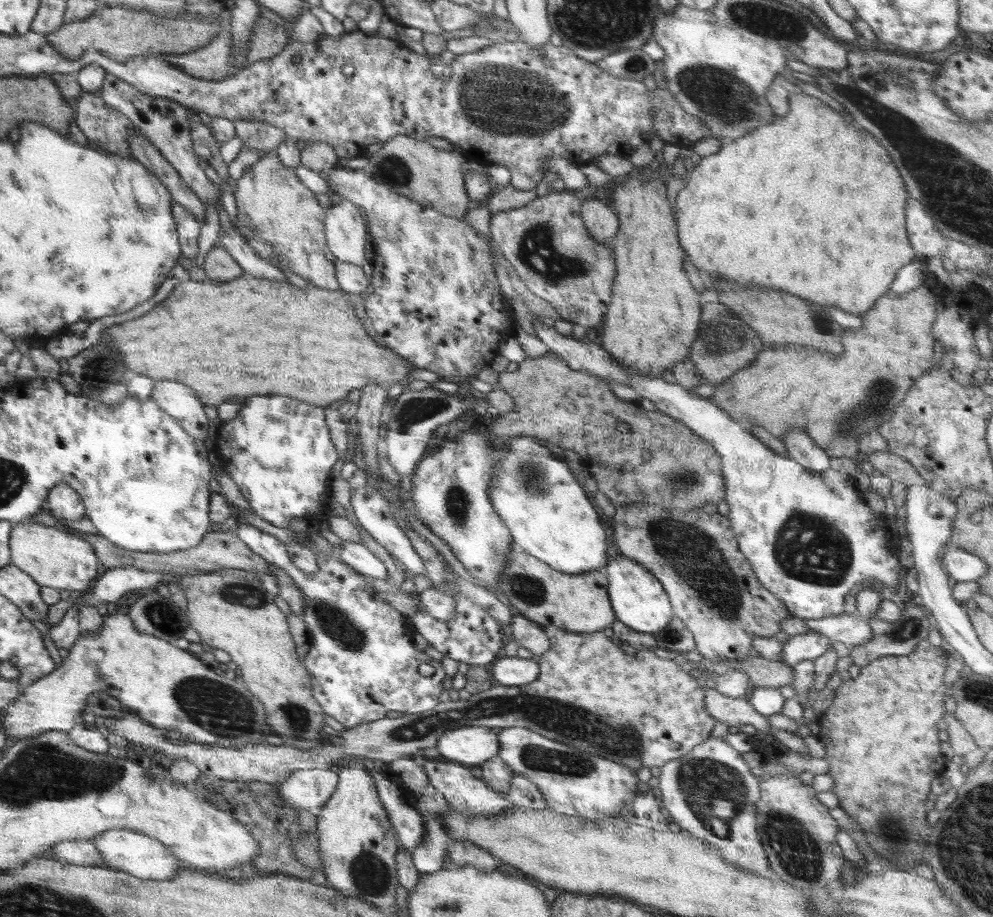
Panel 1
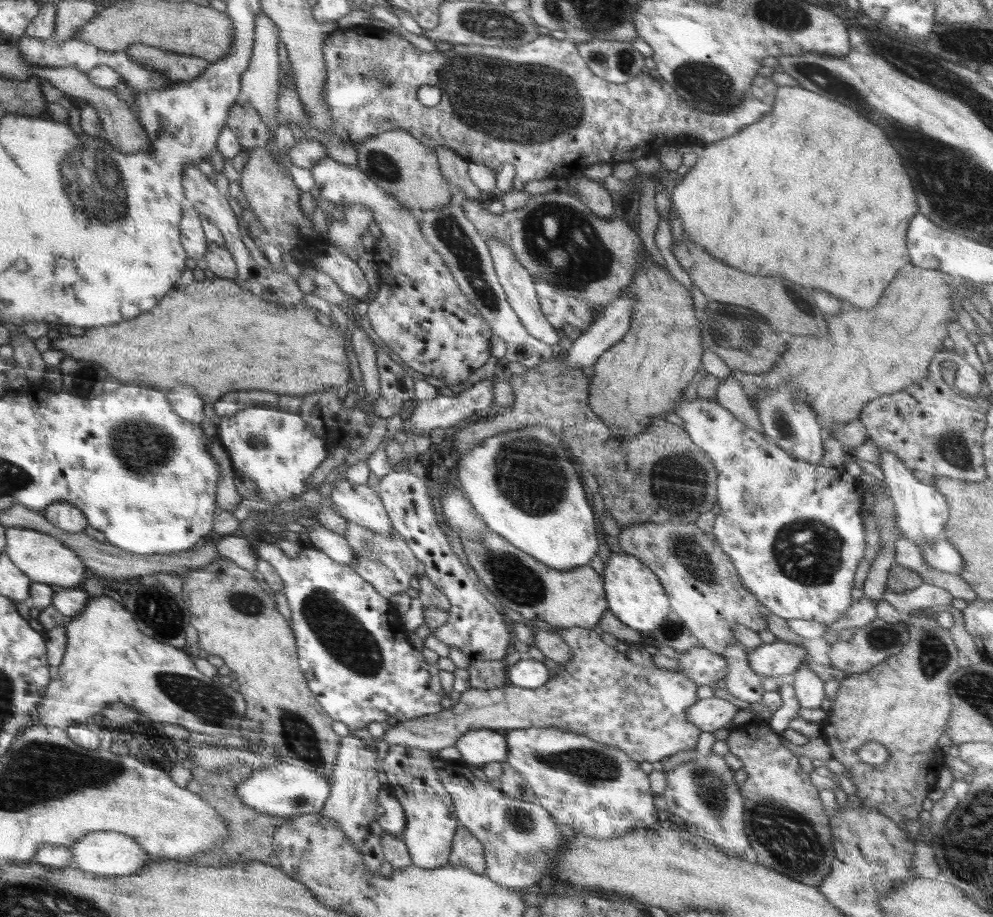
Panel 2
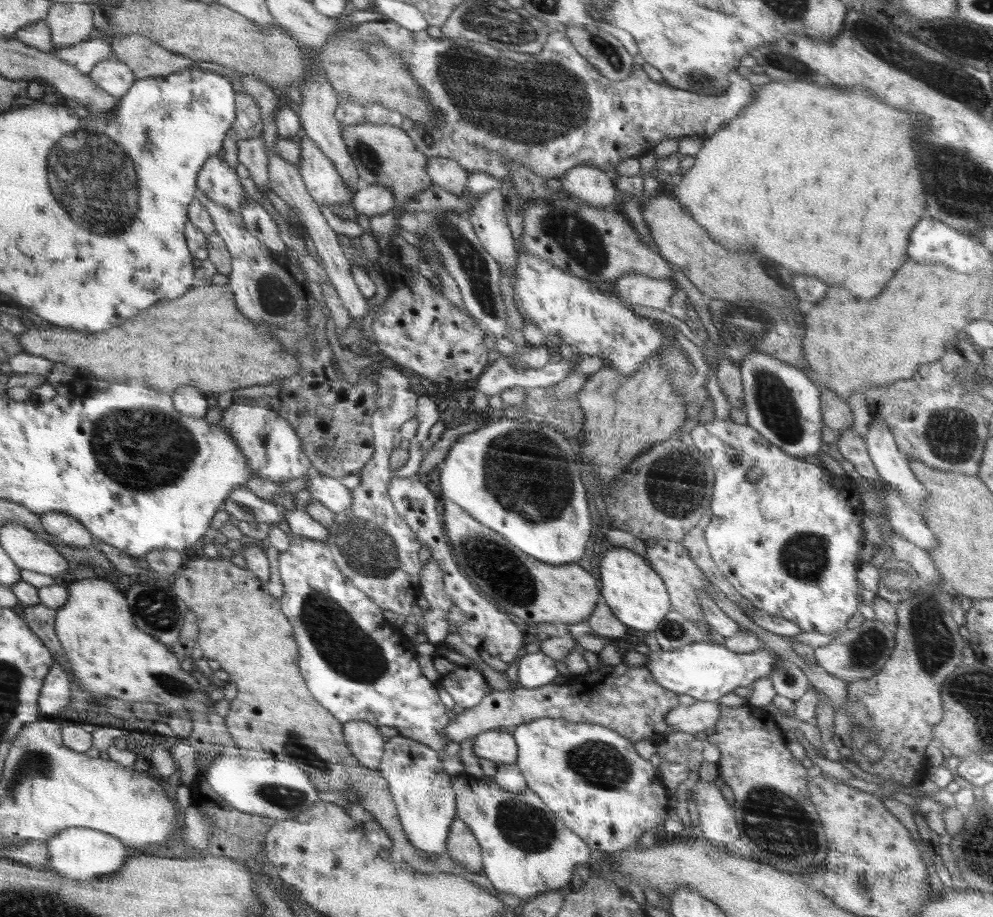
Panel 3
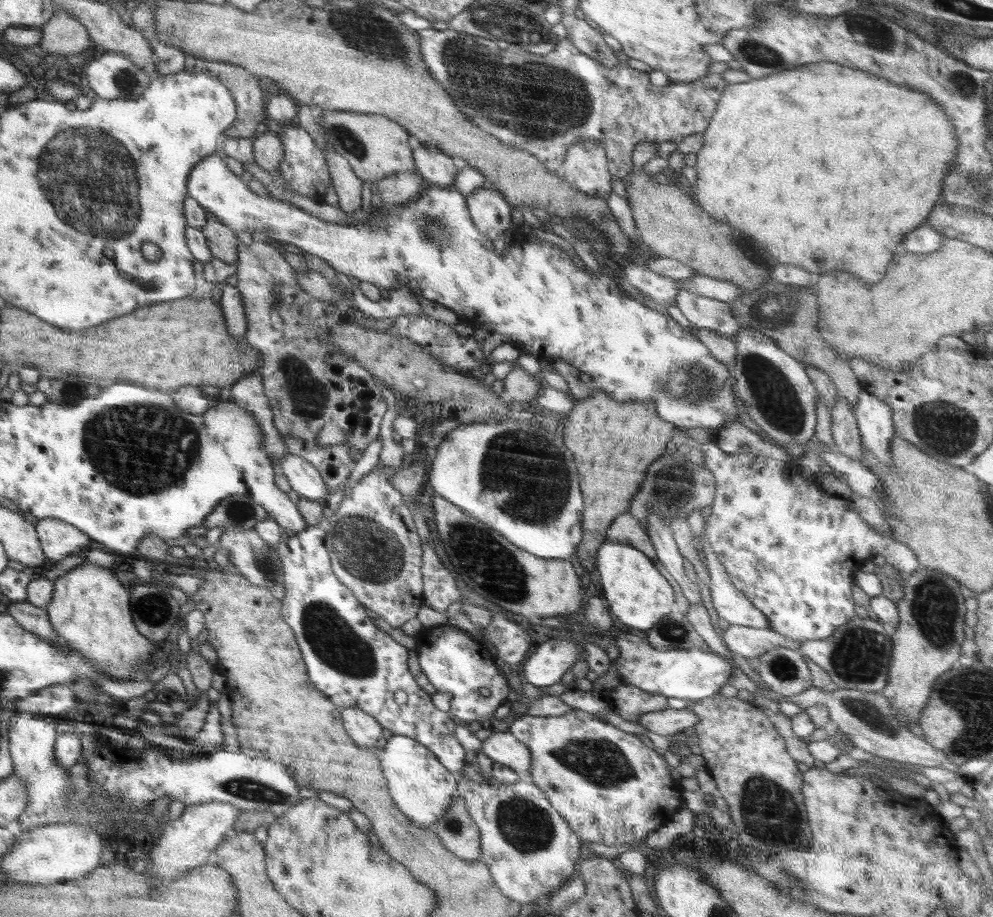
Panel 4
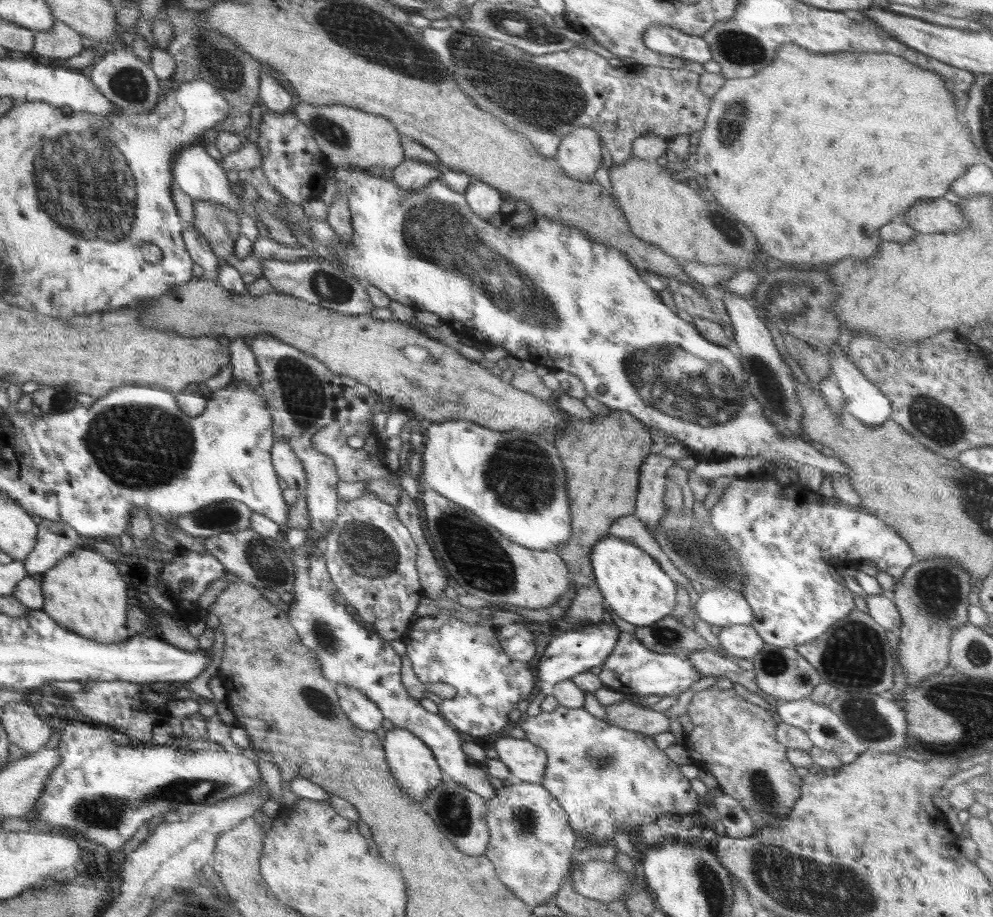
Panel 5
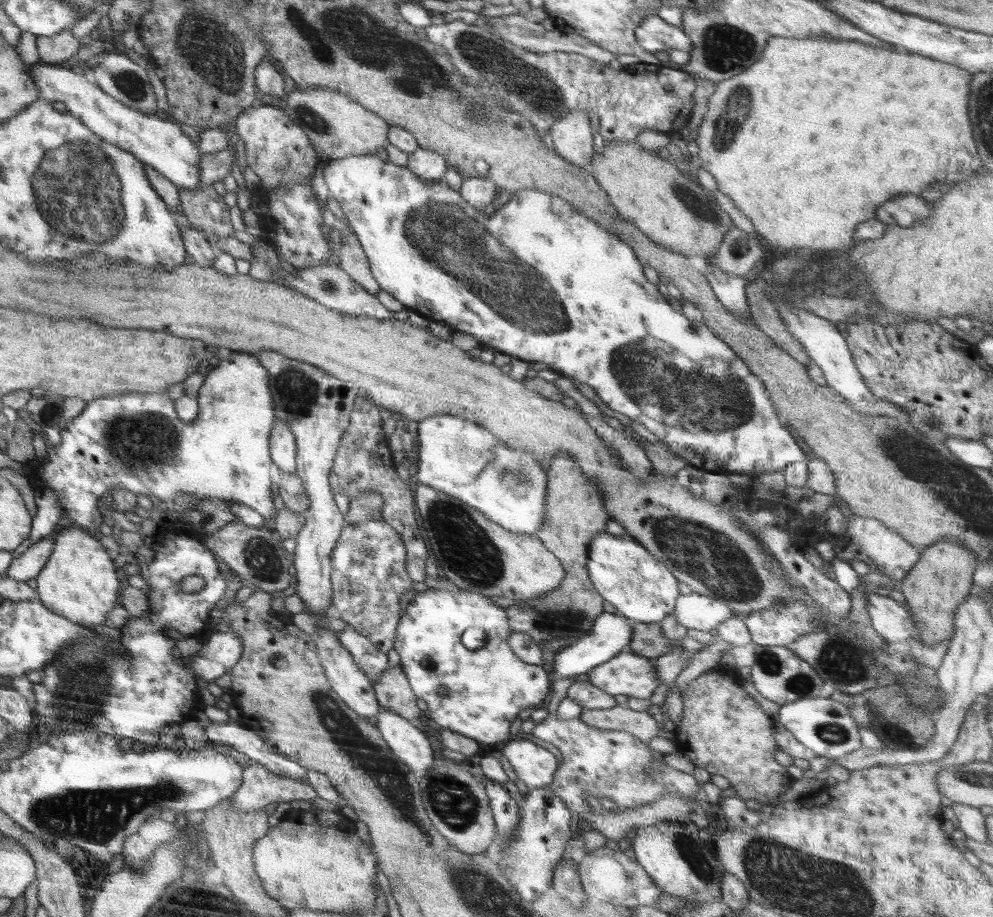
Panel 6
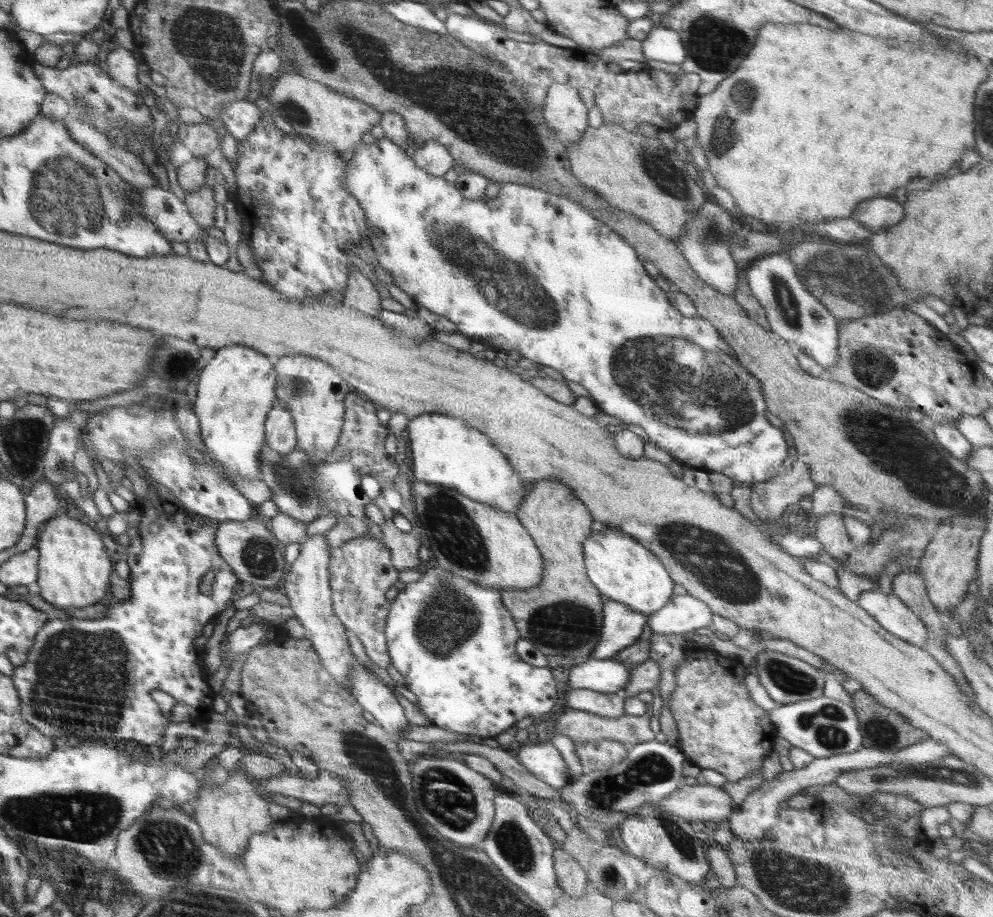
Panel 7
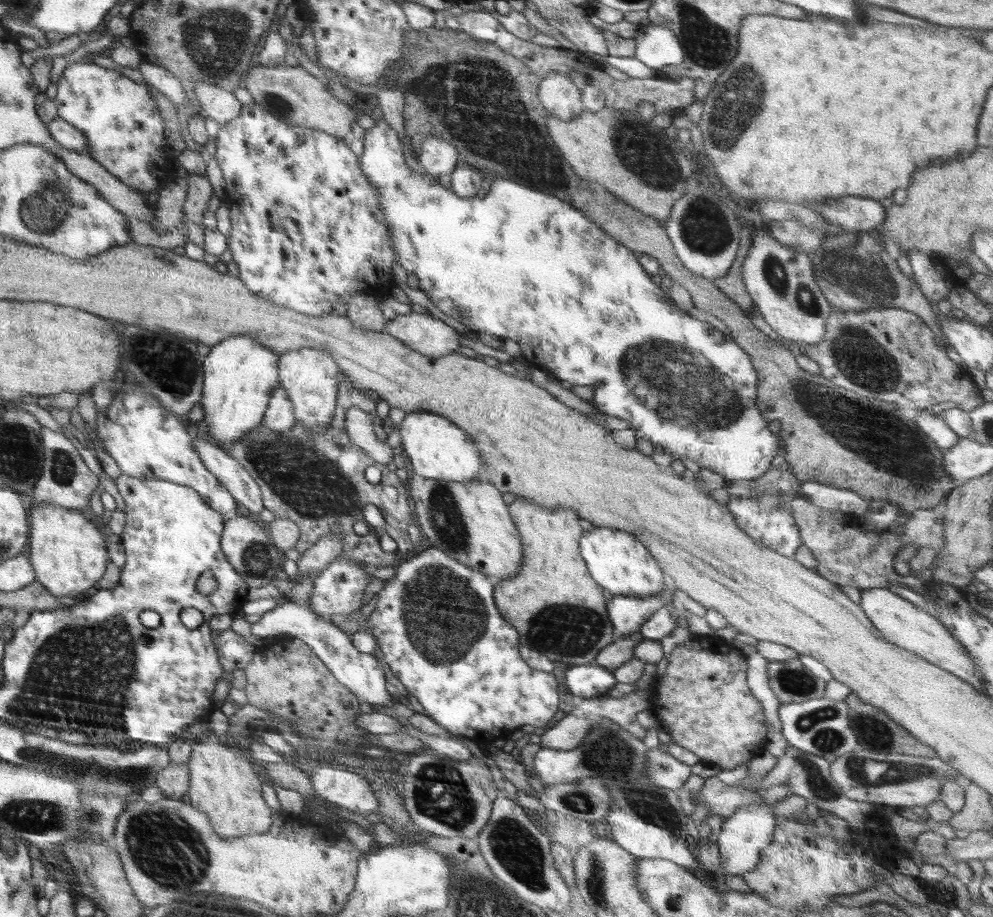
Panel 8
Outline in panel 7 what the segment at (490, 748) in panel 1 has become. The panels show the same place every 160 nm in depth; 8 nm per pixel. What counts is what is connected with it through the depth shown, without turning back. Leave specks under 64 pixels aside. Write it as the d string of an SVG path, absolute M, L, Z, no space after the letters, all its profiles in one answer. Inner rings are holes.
M551 741L526 742L516 753L520 764L548 786L558 790L569 782L568 765Z

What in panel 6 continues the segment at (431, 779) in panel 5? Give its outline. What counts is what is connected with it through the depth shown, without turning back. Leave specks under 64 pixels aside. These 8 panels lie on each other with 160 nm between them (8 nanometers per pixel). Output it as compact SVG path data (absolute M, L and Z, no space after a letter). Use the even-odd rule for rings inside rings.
M382 706L377 720L377 728L388 743L389 749L417 775L437 766L432 744L420 726Z

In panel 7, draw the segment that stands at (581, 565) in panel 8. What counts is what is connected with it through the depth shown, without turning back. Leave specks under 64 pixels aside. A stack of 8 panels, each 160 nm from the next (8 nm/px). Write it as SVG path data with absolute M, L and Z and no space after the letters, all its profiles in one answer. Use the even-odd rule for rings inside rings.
M544 479L534 484L534 488L527 492L515 515L530 537L534 539L534 545L538 547L538 551L542 553L544 568L540 586L532 586L530 590L500 591L504 606L513 616L521 638L529 640L542 654L589 658L601 637L603 606L605 605L600 597L601 592L586 576L587 570L583 559L582 544L594 532L590 527L593 521L590 511L581 500L576 498L568 485L556 479Z

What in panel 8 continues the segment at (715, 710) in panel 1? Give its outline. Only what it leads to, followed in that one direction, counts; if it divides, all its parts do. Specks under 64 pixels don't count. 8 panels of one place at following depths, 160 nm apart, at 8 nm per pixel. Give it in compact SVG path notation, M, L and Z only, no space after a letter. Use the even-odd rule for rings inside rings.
M566 714L544 733L539 745L554 750L572 750L585 739L593 724L589 719Z

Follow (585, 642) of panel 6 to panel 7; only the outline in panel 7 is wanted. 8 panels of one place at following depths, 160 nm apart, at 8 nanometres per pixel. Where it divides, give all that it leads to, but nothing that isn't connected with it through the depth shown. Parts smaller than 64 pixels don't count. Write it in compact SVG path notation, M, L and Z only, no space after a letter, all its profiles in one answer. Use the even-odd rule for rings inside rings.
M608 601L603 606L603 627L590 659L612 659L615 654L634 644L647 624L647 617L621 602Z

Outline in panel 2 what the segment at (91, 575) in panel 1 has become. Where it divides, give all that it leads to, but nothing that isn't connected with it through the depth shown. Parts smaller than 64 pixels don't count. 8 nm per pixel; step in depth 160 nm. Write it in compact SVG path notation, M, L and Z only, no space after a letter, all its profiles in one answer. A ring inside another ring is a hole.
M7 528L7 548L5 554L21 568L33 581L47 585L60 585L64 588L73 588L82 584L90 575L90 570L85 566L84 559L78 552L70 550L61 540L54 539L46 533L28 528Z

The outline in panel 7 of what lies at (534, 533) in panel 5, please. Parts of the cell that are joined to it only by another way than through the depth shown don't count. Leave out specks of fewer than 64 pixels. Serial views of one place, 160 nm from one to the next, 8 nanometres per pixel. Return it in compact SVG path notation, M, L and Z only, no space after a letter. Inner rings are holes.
M440 413L412 418L406 428L414 463L413 480L446 486L472 500L516 514L528 490L524 494L526 485L522 477L514 473L509 459L490 443L486 434Z

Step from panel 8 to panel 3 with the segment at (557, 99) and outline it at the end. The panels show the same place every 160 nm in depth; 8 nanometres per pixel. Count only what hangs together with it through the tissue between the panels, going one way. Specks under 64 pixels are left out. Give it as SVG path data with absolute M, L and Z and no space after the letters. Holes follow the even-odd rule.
M578 165L561 177L562 190L590 207L614 208L617 203L616 186L606 172L592 165Z

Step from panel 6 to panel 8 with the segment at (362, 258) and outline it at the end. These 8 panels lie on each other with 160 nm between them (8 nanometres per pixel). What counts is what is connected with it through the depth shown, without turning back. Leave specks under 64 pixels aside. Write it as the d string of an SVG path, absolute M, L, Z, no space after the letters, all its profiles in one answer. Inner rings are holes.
M364 292L352 293L347 297L347 315L362 330L383 332L387 320L381 311L379 299Z

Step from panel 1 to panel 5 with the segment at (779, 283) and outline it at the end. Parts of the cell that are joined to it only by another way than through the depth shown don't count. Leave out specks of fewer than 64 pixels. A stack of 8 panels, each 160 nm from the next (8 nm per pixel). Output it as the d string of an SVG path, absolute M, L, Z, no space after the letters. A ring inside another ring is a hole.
M794 44L781 45L777 52L774 62L766 69L748 78L728 79L718 92L711 96L705 125L698 133L699 144L695 153L698 161L690 167L706 178L704 185L708 188L703 188L706 196L716 202L717 206L730 210L740 222L744 222L754 232L757 243L762 246L761 250L768 252L774 258L786 258L782 260L783 264L784 262L796 262L796 264L810 262L816 266L824 266L828 265L828 262L833 264L840 261L840 258L848 256L861 261L875 257L878 247L883 242L878 234L881 226L903 215L909 211L910 206L918 202L943 197L948 192L950 184L975 164L976 148L972 146L973 142L968 138L968 134L964 132L964 126L958 120L958 104L952 99L948 84L938 73L922 70L910 64L908 60L890 56L890 54L858 54L854 51L812 54L808 49Z

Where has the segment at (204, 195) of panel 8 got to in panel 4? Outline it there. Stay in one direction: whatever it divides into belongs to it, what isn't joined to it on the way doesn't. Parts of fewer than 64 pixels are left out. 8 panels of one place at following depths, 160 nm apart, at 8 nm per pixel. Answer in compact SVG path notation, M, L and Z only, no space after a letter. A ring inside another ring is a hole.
M213 214L206 215L202 234L206 237L207 245L213 258L218 258L225 263L236 263L238 258L238 240L235 232L227 227Z

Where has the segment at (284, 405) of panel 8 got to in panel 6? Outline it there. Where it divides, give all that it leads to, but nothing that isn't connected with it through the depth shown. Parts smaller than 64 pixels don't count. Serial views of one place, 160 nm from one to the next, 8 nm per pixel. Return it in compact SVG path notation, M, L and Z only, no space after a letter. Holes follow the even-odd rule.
M278 420L274 427L273 436L270 438L270 451L273 454L274 465L286 474L294 474L296 470L297 449L295 437L292 435L287 422Z

